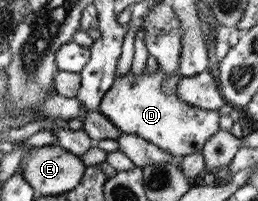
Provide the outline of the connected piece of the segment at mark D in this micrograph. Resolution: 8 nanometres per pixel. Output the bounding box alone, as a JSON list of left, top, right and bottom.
[97,66,220,159]

